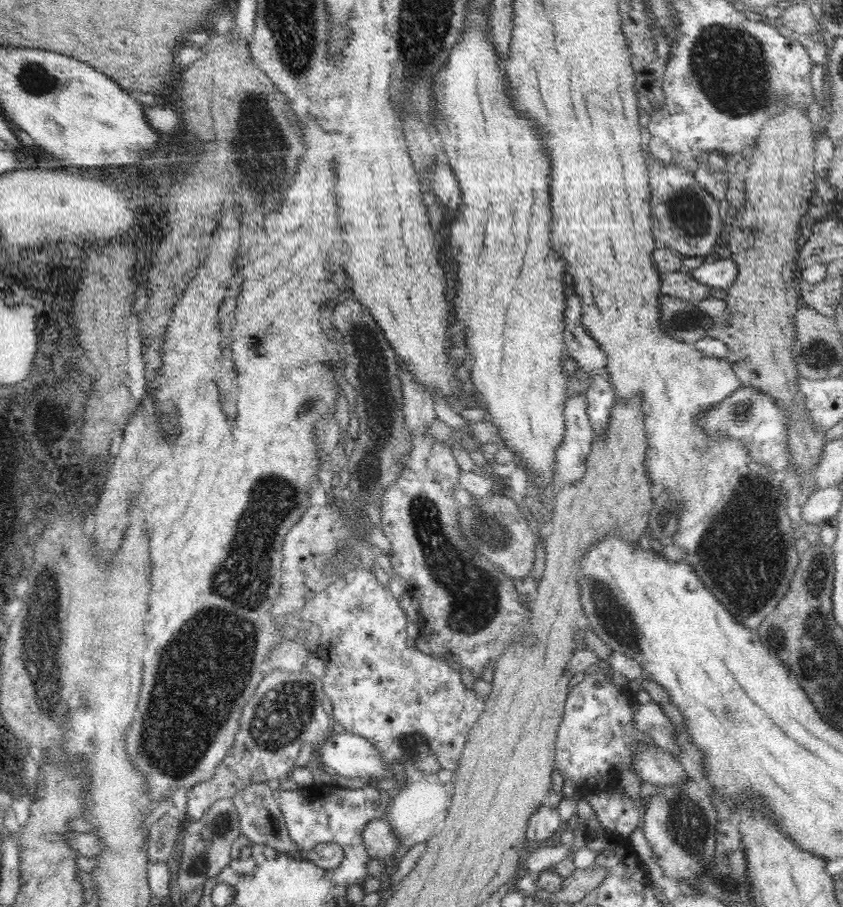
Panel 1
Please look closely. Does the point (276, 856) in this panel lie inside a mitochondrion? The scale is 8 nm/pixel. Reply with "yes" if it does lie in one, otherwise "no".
no

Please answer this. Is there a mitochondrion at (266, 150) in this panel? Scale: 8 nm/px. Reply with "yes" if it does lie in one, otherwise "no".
yes

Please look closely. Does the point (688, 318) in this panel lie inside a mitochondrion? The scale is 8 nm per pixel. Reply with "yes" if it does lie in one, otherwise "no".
yes

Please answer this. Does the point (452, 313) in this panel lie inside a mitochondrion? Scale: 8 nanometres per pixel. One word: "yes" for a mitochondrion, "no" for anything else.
no

